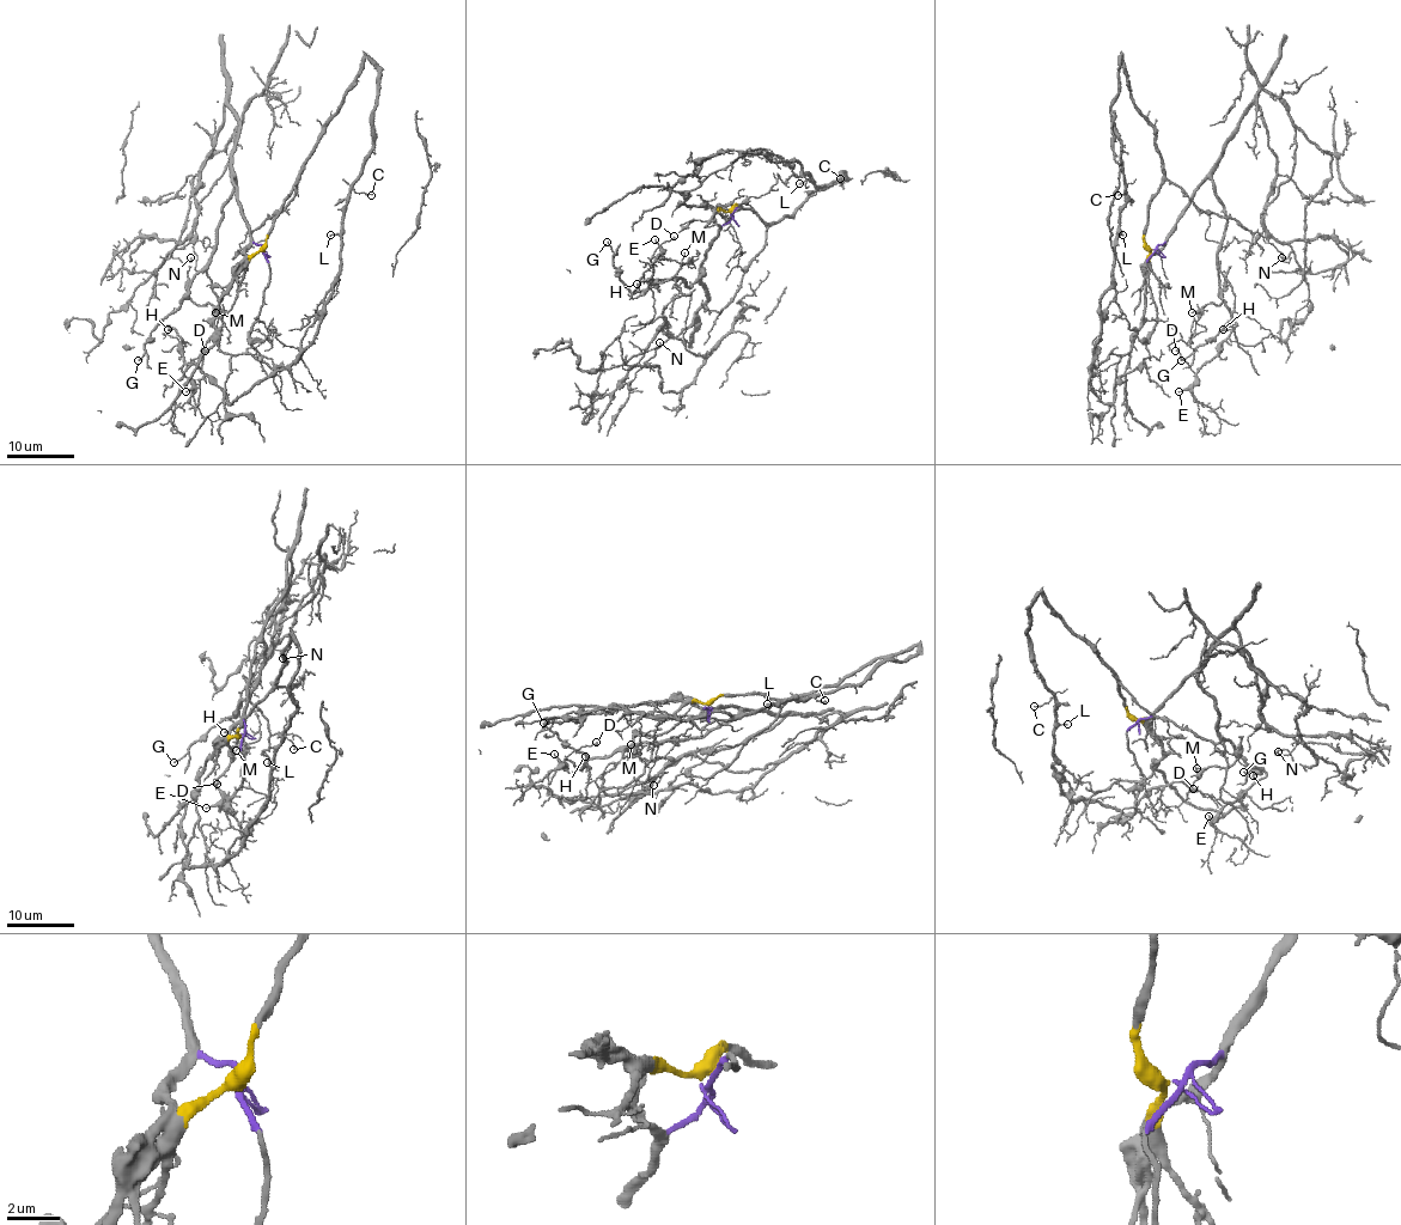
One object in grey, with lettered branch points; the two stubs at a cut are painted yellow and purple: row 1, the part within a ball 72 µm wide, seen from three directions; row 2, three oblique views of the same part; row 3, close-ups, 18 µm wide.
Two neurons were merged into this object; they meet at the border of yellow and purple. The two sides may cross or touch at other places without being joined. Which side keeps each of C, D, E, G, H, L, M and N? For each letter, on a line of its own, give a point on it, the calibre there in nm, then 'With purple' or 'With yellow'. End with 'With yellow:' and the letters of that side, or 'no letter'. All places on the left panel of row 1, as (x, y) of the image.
C: Place: (371, 195). Thickness 110 nm. With yellow
D: Place: (205, 351). Thickness 150 nm. With purple
E: Place: (186, 391). Thickness 110 nm. With purple
G: Place: (138, 360). Thickness 120 nm. With purple
H: Place: (168, 329). Thickness 140 nm. With purple
L: Place: (330, 235). Thickness 120 nm. With yellow
M: Place: (215, 312). Thickness 90 nm. With purple
N: Place: (190, 257). Thickness 100 nm. With purple
With yellow: C, L

